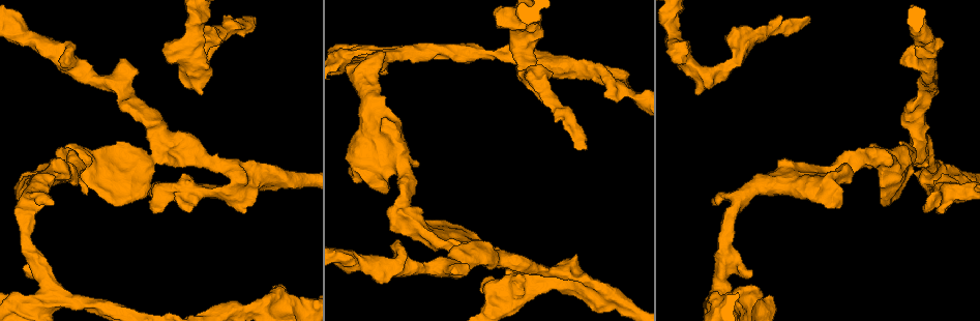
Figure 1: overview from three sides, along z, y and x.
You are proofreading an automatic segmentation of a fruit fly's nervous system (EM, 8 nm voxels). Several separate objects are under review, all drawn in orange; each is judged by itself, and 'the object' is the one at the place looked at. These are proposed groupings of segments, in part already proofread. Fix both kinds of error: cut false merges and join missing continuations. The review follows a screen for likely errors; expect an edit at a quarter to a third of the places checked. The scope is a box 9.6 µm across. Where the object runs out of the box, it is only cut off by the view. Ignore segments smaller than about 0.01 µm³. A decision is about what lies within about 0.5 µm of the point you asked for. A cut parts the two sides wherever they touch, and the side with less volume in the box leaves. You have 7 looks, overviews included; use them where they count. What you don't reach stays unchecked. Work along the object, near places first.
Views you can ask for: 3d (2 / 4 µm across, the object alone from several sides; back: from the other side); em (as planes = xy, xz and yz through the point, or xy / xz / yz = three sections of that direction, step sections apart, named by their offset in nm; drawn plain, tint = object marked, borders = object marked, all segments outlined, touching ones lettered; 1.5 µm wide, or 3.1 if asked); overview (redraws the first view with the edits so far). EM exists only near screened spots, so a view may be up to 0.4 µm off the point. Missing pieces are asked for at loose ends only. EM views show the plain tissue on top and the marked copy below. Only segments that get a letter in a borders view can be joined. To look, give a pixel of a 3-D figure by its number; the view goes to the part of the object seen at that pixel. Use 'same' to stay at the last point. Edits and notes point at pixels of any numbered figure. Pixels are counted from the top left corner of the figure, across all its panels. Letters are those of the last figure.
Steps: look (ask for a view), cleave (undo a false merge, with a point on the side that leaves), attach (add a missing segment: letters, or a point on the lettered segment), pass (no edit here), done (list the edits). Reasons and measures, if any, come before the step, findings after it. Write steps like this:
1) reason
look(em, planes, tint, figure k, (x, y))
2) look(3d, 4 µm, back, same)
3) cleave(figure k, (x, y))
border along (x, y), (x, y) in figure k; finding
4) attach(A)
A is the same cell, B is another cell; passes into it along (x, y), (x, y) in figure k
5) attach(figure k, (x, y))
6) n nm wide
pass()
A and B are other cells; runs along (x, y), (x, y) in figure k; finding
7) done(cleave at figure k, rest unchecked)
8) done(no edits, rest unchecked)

stops while still wide
look(3d, 4 µm, figure 1, (698, 94))

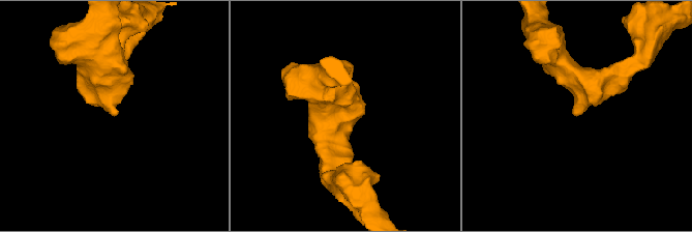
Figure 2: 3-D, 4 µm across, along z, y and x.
look(em, planes, tint, figure 2, (576, 114))

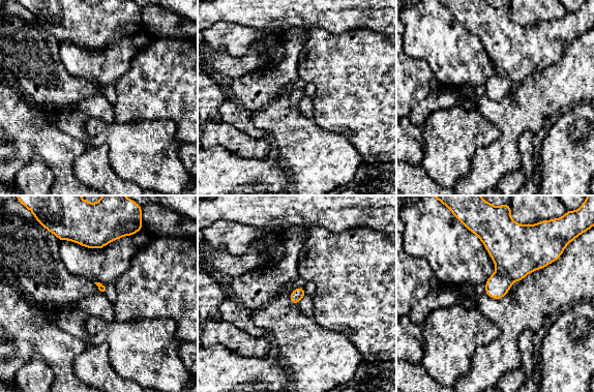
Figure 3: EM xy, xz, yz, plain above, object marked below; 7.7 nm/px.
look(em, planes, borders, same)

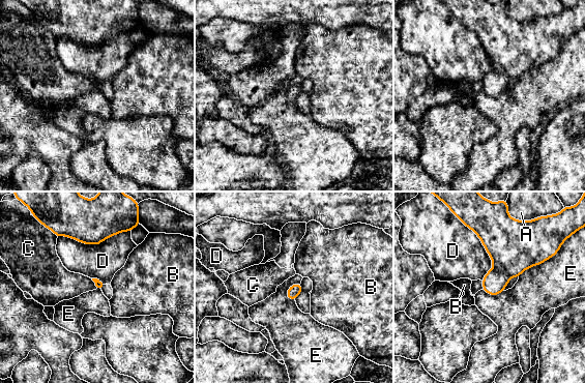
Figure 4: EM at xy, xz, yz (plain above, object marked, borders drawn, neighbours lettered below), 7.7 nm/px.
pass()
A, B, C, D and E are other cells; none of them fits

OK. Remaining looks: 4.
branch stops here
look(3d, 4 µm, figure 1, (496, 25))

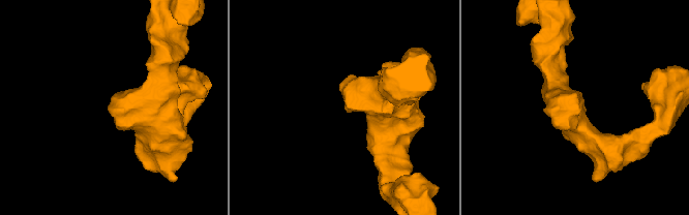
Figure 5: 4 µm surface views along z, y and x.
look(em, planes, borders, figure 5, (346, 105))

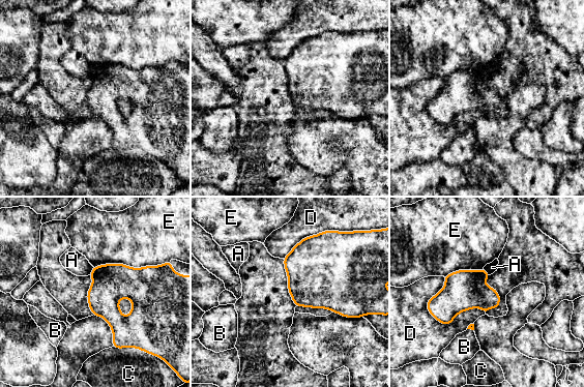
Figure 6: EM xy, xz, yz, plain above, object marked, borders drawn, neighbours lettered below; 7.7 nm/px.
pass()
A, B, C, D and E are other cells; border along (426, 302), (443, 324), (485, 314) in figure 6; none of them fits

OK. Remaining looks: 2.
done(no edits, rest unchecked)

